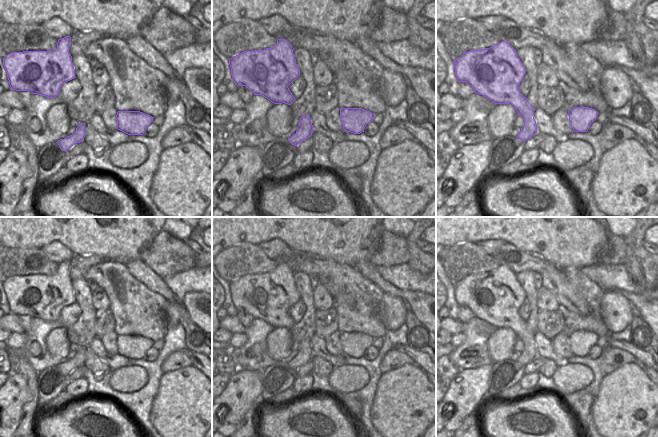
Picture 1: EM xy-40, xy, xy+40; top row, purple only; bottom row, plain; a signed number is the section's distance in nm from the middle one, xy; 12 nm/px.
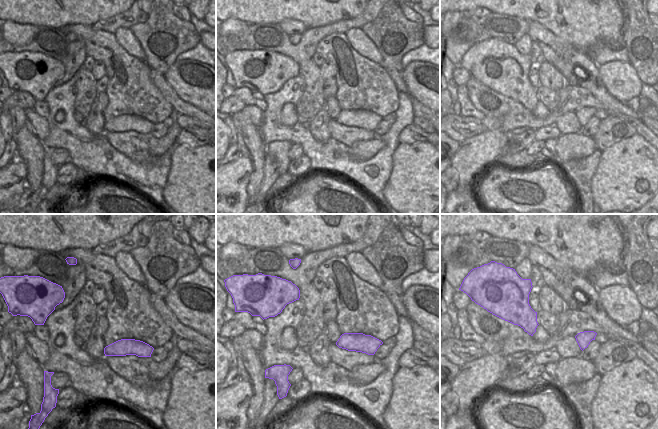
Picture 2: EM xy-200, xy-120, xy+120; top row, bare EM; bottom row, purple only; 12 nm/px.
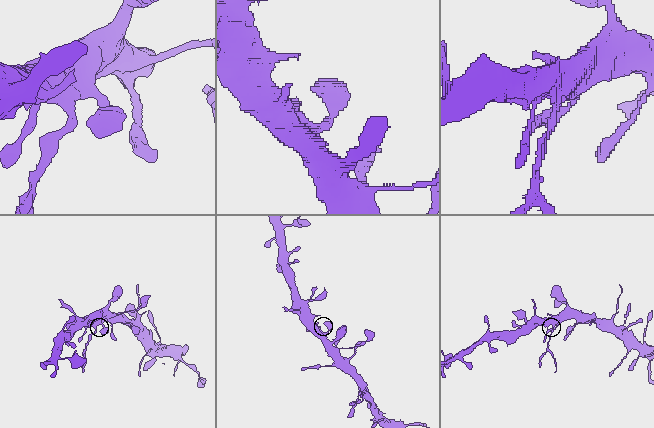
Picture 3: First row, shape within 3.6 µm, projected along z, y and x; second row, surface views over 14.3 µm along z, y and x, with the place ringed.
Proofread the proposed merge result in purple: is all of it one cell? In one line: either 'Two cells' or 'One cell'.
Two cells.

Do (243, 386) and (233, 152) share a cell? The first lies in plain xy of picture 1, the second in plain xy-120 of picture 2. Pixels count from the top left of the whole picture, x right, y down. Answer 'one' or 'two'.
two

